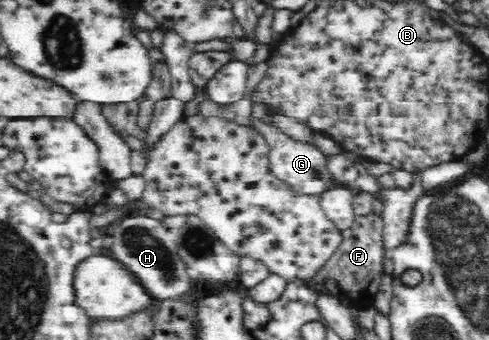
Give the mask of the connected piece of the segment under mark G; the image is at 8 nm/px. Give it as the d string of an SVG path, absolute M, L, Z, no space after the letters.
M252 116L250 125L261 133L268 143L269 149L269 166L272 174L278 179L286 180L290 186L303 194L321 194L323 191L335 186L335 179L326 168L327 158L324 153L312 143L296 141L283 133L274 123L266 122L264 118Z

